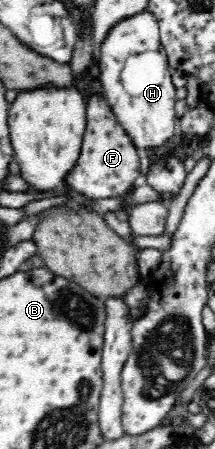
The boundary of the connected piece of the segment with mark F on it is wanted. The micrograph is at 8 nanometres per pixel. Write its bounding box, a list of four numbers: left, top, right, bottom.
[64,93,140,200]

